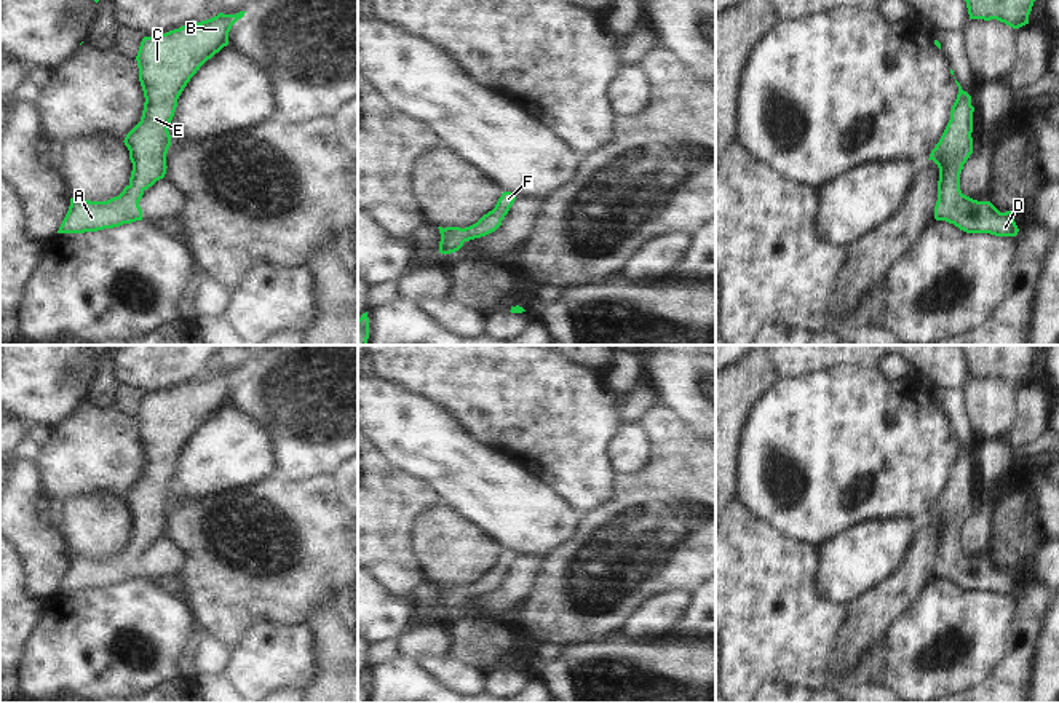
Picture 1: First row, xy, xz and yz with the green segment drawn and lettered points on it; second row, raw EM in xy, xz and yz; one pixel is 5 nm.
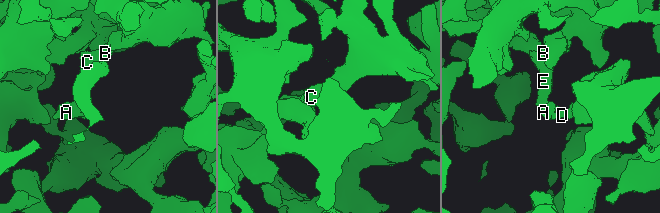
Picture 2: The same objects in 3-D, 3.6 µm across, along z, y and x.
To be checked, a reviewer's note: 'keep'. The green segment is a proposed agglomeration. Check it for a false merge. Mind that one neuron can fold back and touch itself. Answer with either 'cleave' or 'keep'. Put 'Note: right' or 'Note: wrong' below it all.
keep
Note: right

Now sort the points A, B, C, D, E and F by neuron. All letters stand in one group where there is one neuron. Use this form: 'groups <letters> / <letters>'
groups A B C D E F

